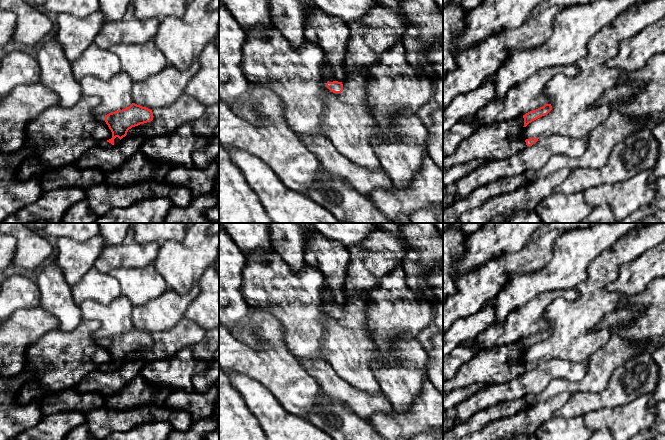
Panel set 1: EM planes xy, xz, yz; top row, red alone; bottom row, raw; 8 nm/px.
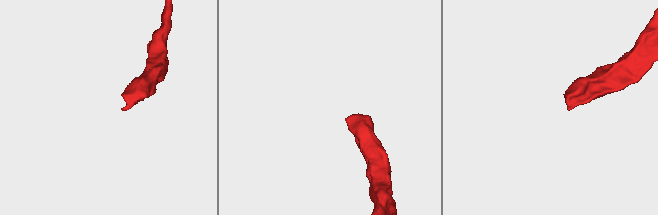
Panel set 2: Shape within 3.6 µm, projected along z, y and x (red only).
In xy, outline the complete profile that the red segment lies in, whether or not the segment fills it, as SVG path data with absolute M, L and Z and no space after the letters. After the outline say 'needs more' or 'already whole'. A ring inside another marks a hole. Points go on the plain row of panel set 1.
M132 327L129 331L118 334L112 337L109 337L105 340L105 346L108 349L109 353L112 356L112 362L106 365L101 366L99 369L103 371L110 371L114 369L114 363L118 361L120 364L127 359L127 356L132 351L144 348L153 344L152 334Z | needs more

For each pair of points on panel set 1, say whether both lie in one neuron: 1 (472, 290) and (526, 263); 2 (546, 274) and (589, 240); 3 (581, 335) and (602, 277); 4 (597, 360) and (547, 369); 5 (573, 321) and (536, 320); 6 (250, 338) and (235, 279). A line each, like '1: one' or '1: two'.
1: one
2: one
3: one
4: two
5: two
6: one

